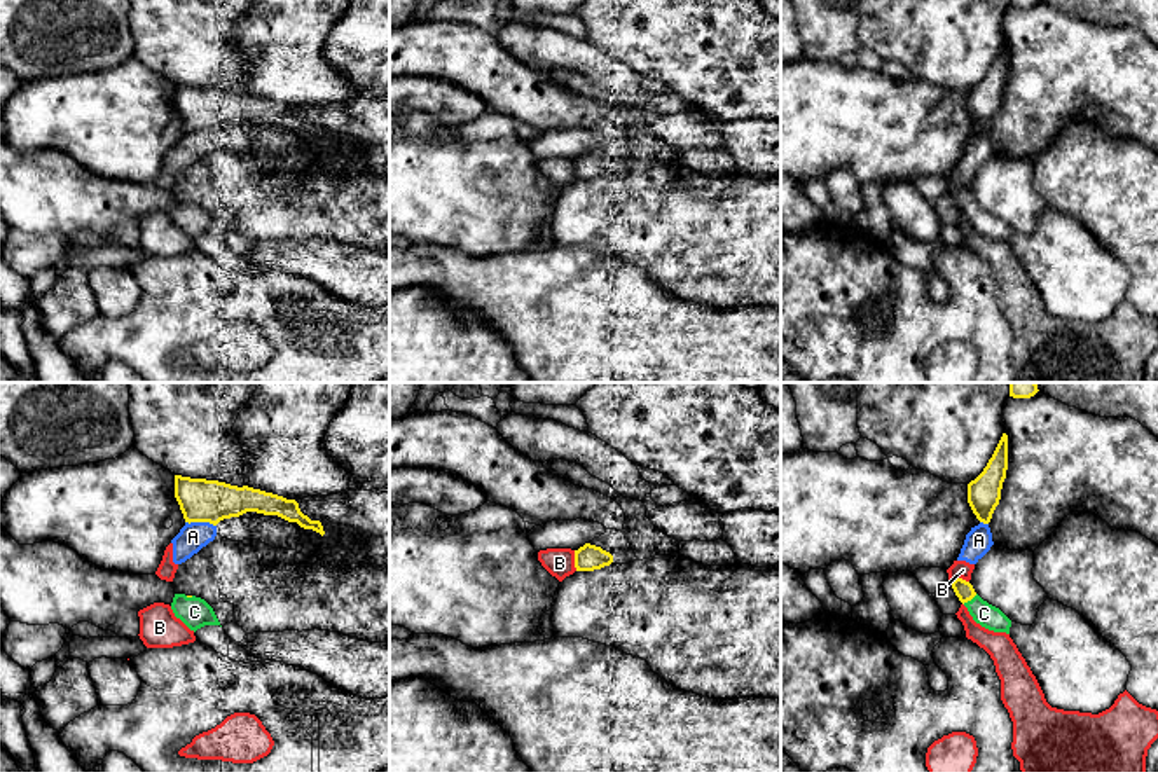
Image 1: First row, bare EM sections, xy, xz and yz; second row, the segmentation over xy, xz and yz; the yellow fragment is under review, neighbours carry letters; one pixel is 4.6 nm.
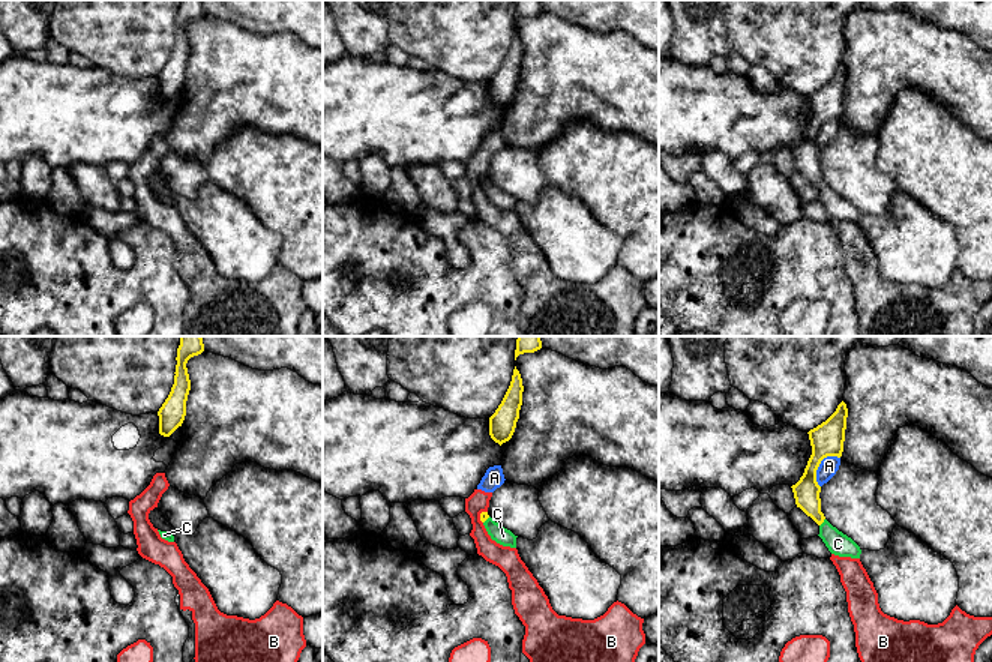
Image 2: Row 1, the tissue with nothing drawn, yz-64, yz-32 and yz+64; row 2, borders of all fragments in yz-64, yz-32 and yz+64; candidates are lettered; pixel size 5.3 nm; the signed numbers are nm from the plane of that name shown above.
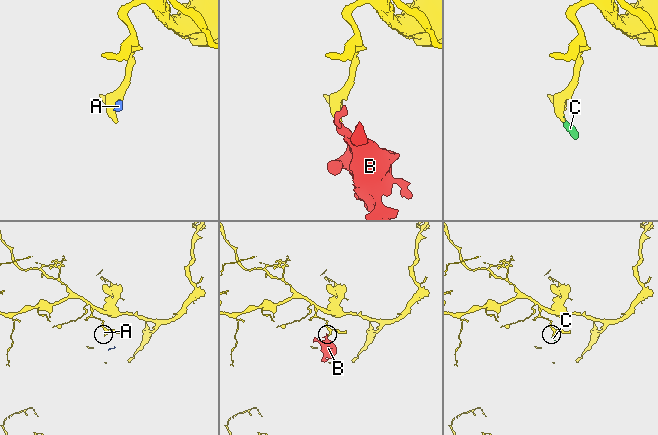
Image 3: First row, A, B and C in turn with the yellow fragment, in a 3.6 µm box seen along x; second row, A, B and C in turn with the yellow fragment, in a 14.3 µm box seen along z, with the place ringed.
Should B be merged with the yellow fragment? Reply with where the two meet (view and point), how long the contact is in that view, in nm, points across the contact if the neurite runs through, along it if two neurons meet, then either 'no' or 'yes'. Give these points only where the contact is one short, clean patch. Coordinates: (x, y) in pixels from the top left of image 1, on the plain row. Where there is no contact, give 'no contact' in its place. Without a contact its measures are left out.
contact xz (575, 170); length 100 nm; no

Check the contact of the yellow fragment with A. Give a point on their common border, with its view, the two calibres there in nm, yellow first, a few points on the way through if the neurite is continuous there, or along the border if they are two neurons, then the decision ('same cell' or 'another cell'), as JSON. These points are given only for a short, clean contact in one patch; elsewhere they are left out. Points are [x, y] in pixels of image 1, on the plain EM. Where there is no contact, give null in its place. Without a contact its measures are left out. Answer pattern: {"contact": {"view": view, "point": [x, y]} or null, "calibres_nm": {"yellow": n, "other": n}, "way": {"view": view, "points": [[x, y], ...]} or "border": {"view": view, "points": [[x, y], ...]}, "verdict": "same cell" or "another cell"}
{"contact": {"view": "xy", "point": [201, 130]}, "calibres_nm": {"yellow": 200, "other": 130}, "verdict": "another cell"}

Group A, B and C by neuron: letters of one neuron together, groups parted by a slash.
A B / C

